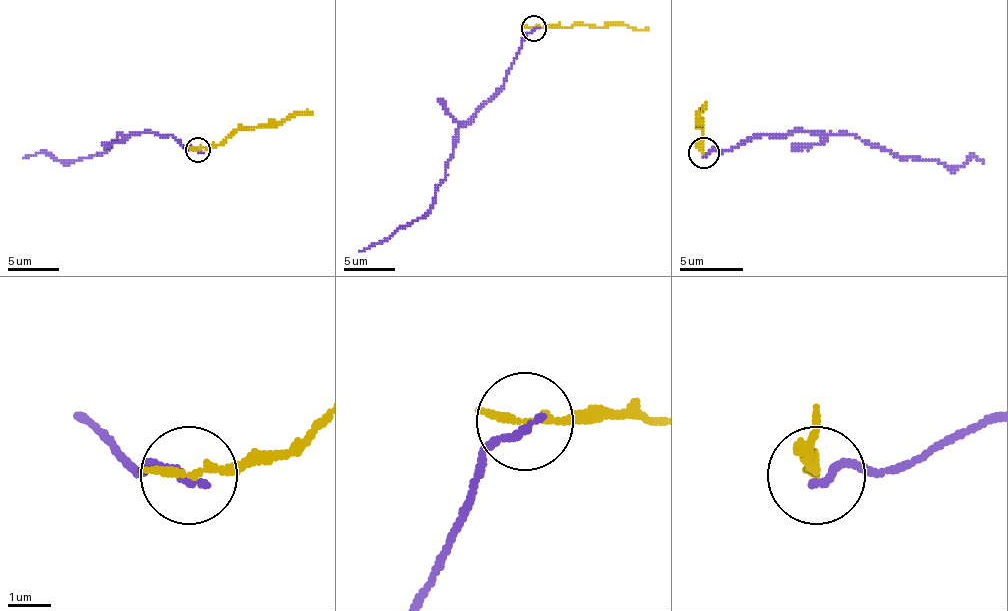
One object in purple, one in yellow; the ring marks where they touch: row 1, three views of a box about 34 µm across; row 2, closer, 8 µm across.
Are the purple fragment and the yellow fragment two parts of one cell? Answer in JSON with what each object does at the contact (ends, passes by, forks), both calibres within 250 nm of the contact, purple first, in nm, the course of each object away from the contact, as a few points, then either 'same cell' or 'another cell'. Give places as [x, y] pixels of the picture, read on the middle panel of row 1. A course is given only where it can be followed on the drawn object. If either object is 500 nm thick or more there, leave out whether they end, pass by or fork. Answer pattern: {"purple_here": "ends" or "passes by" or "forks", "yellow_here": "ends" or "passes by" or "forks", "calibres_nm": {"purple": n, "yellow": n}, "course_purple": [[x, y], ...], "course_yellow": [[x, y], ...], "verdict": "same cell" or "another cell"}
{"purple_here": "ends", "yellow_here": "ends", "calibres_nm": {"purple": 200, "yellow": 220}, "course_purple": [[534, 27], [521, 43], [506, 81], [458, 129], [455, 147], [432, 205], [415, 220], [359, 251]], "course_yellow": [[534, 27], [615, 25], [633, 30], [648, 27]], "verdict": "another cell"}

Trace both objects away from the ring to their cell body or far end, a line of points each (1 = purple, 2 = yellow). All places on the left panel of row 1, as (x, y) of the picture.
1: (198, 150), (170, 135), (129, 132), (119, 135), (104, 152), (79, 160), (56, 160), (46, 152), (23, 157)
2: (198, 150), (221, 145), (239, 130), (279, 124), (297, 114), (312, 114)

